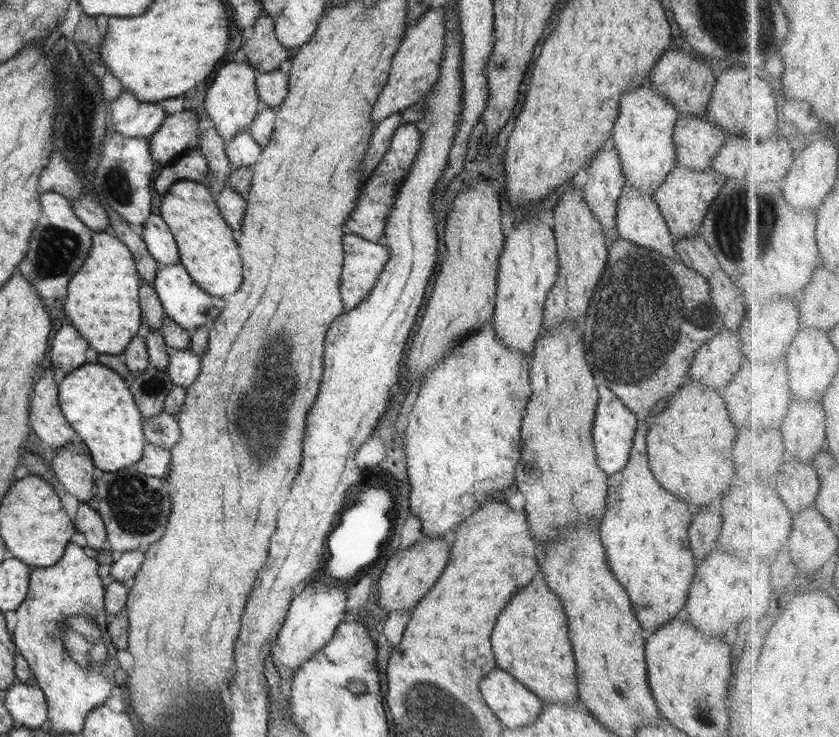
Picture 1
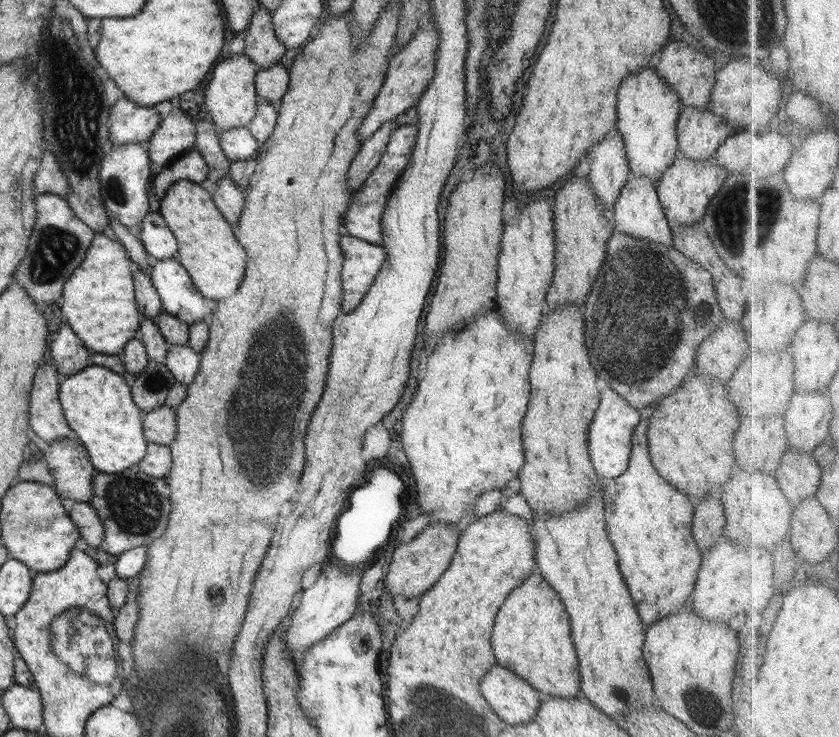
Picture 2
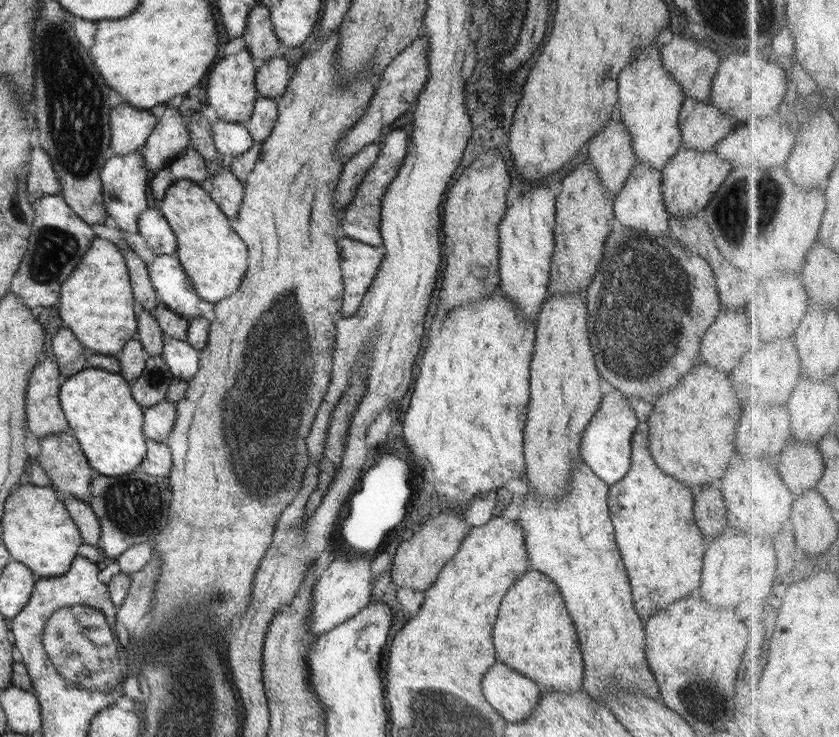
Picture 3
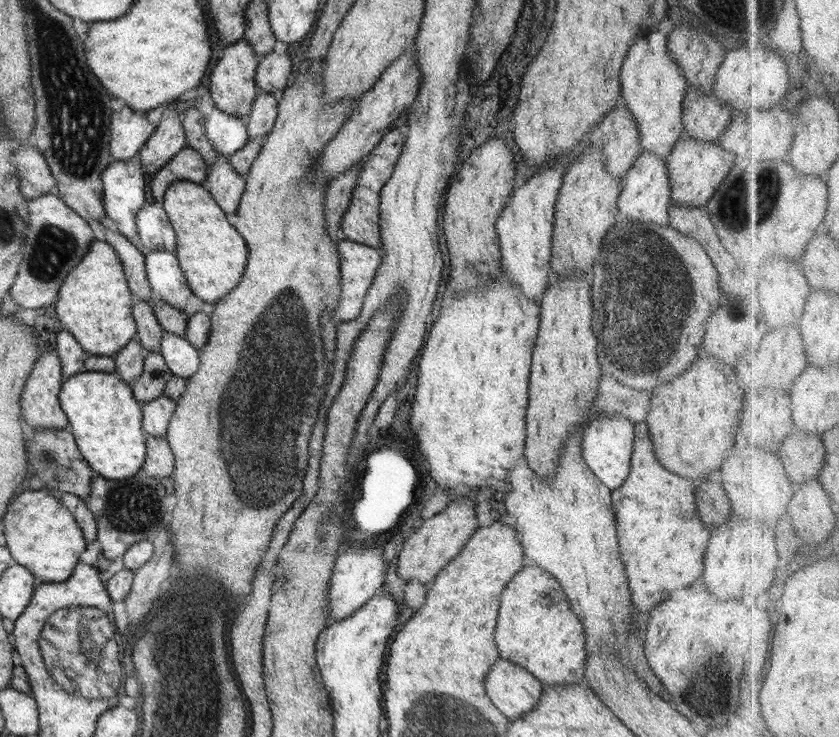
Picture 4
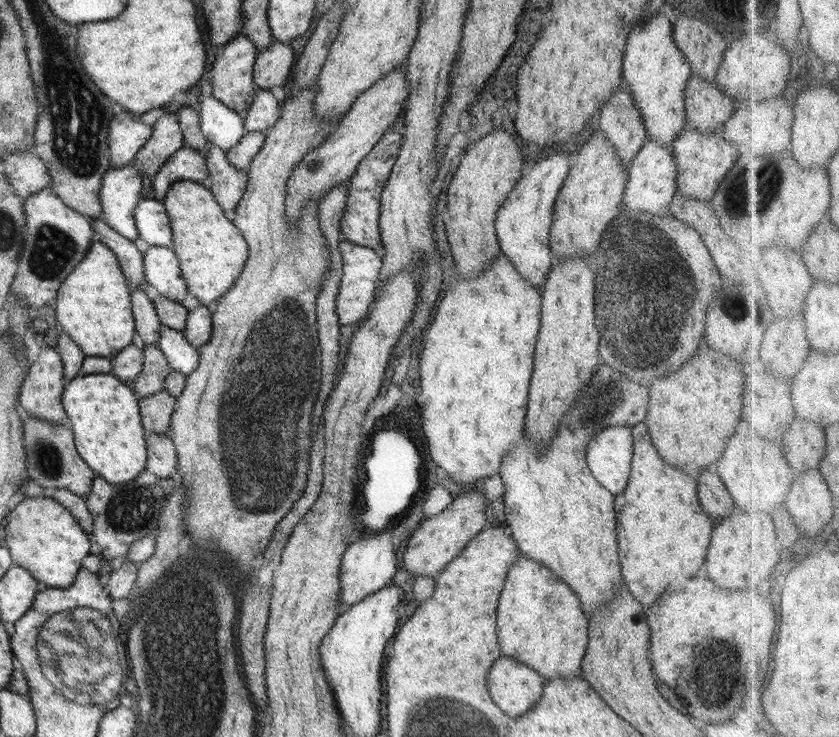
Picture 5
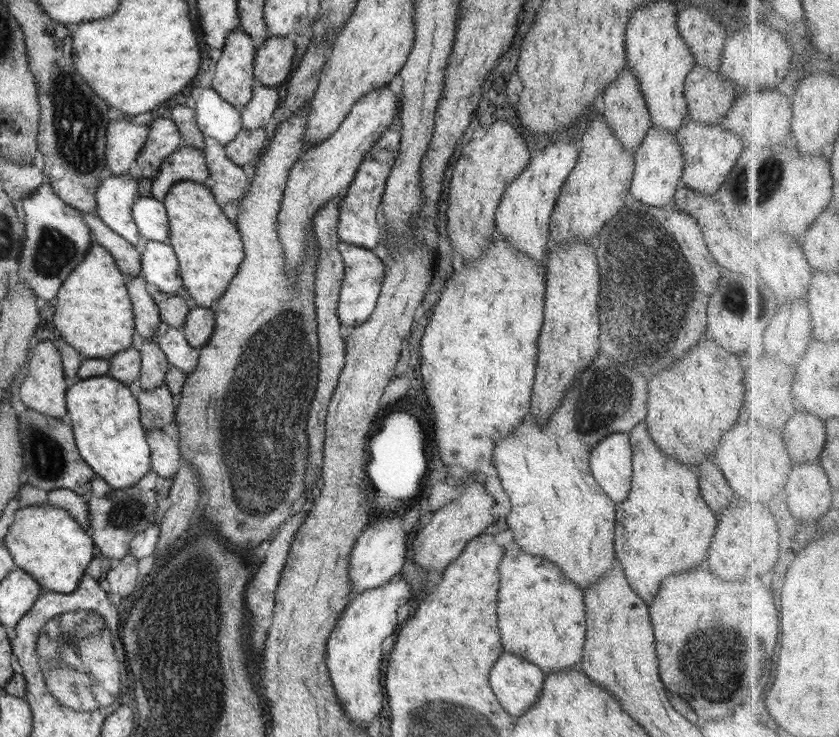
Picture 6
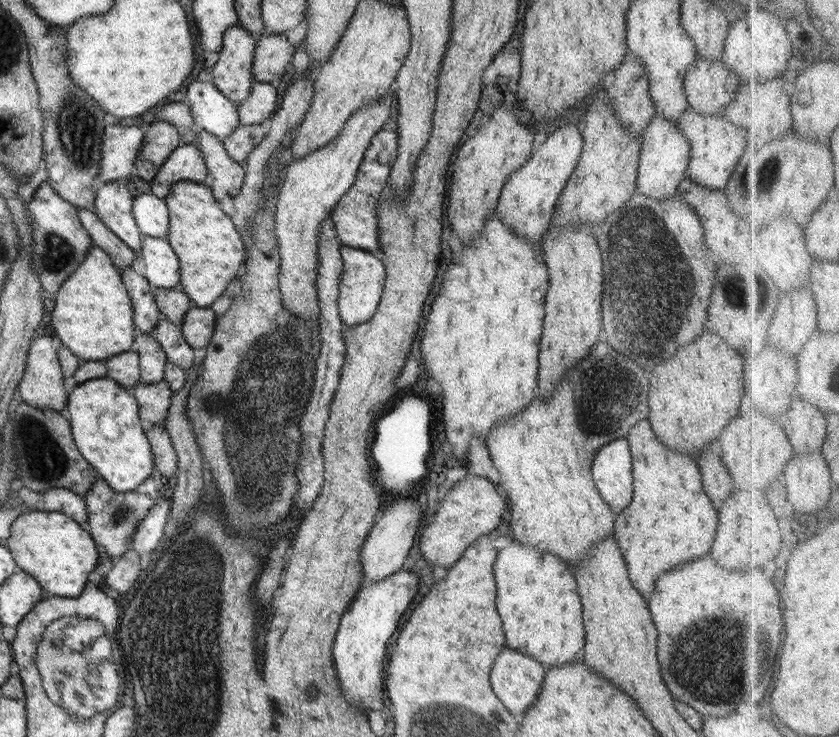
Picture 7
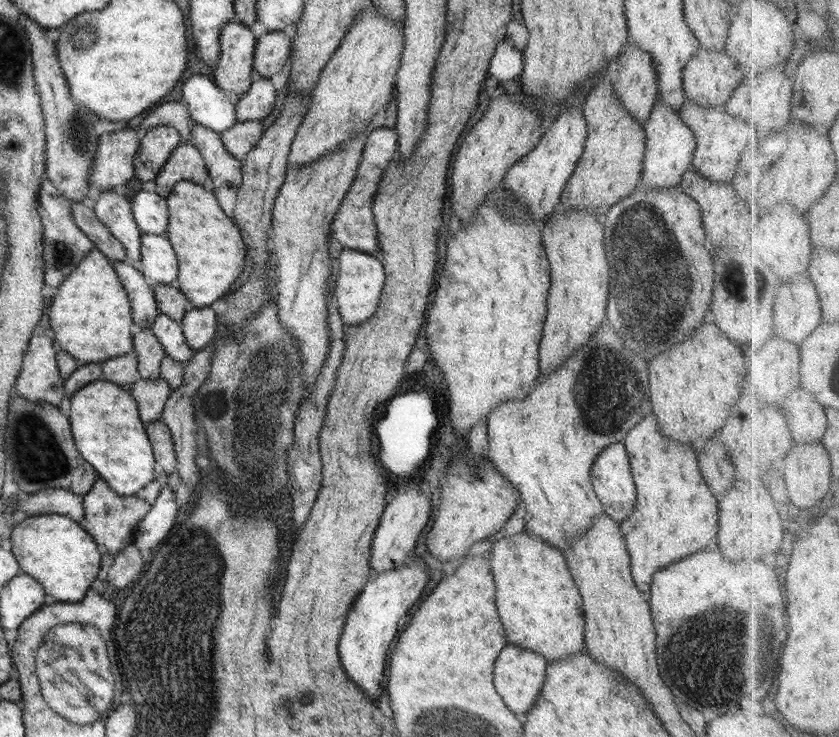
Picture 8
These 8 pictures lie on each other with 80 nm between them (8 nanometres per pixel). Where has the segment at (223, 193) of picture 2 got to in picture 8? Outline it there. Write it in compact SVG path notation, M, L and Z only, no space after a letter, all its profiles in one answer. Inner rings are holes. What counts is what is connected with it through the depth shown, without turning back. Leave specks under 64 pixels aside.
M193 121L188 142L201 152L209 177L216 188L223 184L230 188L239 188L243 181L242 162L226 150L221 133Z

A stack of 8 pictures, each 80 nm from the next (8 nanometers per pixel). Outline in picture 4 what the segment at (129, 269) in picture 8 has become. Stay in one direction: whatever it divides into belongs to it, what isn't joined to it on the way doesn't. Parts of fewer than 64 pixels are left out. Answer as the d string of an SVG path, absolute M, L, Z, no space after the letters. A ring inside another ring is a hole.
M135 300L133 317L137 324L136 340L149 352L160 352L164 330L157 321L151 304L145 300Z

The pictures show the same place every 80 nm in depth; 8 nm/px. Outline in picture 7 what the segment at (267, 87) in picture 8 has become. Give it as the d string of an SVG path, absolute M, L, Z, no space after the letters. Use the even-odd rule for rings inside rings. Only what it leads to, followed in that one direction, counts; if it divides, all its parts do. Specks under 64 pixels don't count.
M254 81L251 93L244 103L241 103L237 112L239 121L244 126L262 124L275 114L278 104L278 90L268 82Z

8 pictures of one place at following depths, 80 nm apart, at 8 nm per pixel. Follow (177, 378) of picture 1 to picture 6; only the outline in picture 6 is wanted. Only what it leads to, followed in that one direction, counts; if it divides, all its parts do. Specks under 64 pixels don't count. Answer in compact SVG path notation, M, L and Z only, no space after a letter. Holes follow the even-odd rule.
M161 322L156 328L155 343L172 367L189 374L198 364L198 350L187 343L183 330Z

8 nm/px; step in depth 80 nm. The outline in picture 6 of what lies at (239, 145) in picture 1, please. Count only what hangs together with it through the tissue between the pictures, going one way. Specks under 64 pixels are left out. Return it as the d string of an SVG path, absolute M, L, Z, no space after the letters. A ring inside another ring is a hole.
M196 86L189 96L198 128L205 134L226 145L241 132L243 124L236 108L220 98L212 88Z

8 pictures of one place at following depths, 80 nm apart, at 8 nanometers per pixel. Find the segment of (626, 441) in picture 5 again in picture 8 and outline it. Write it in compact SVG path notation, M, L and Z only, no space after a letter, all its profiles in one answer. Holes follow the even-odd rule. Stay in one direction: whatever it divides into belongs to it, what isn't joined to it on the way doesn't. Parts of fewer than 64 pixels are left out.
M623 441L611 444L604 448L602 453L594 460L591 469L592 488L596 491L598 498L604 505L604 513L614 521L626 520L636 504L636 488L630 470L628 454L624 448Z

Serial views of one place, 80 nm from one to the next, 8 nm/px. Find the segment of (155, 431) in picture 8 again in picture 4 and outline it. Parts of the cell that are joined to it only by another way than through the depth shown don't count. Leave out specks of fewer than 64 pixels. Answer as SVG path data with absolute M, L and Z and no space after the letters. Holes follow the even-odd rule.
M146 436L147 456L142 470L148 477L162 479L174 472L174 453L165 437Z

